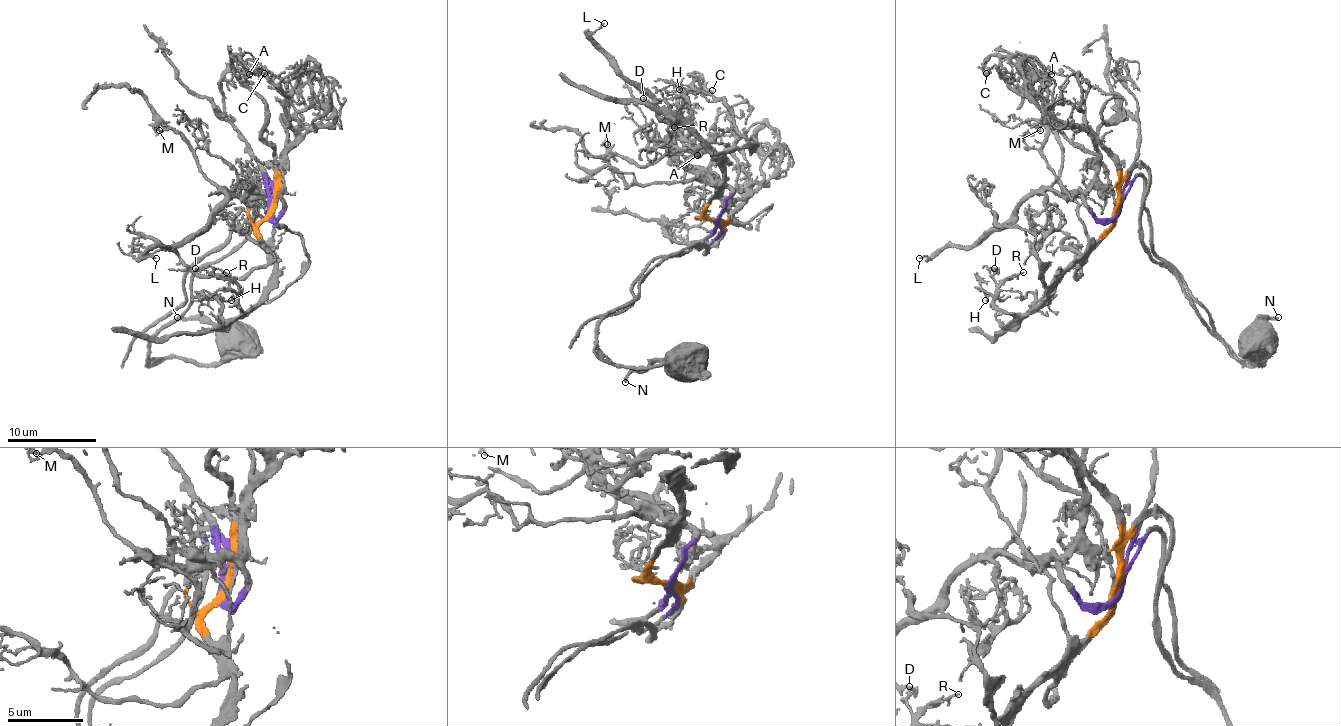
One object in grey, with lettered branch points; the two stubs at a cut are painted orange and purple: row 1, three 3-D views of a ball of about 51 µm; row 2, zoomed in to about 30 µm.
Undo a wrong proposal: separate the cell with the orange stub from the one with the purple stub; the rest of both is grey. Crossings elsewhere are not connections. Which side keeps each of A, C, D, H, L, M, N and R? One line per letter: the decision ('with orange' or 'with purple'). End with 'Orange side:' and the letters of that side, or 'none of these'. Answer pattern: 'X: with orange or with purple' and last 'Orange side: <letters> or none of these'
A: with purple
C: with purple
D: with orange
H: with orange
L: with purple
M: with purple
N: with orange
R: with orange
Orange side: D, H, N, R

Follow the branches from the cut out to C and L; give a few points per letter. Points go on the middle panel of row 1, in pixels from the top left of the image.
C: (717, 223), (731, 187), (724, 201), (711, 172), (713, 151), (693, 151), (679, 125), (686, 95), (713, 91)
L: (717, 223), (731, 192), (722, 183), (697, 176), (673, 151), (673, 127), (592, 37), (603, 24)

